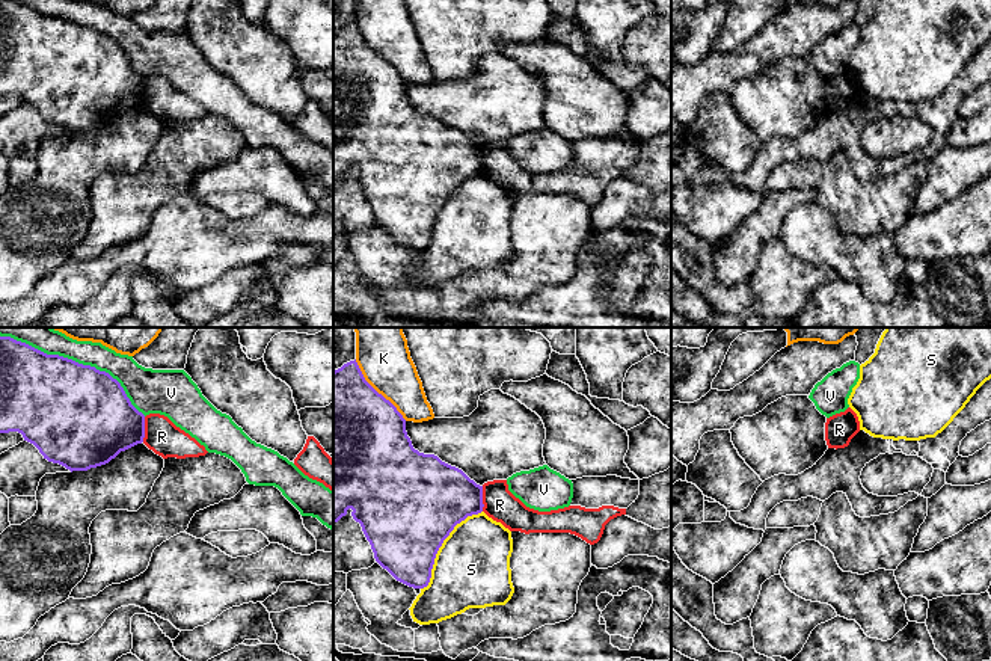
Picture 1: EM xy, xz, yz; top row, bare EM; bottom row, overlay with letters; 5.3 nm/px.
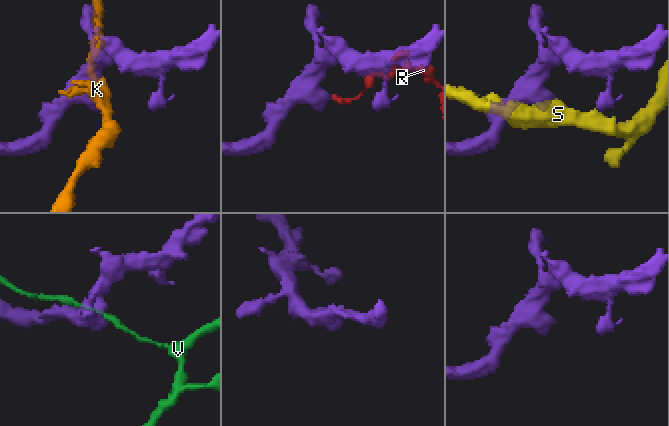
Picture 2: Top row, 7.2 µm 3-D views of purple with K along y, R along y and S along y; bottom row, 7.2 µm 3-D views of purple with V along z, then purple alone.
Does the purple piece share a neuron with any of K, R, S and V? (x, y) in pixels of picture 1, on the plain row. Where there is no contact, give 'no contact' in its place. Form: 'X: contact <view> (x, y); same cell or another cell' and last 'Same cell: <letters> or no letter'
K: contact xz (376, 53); another cell
R: contact xy (144, 91); another cell
S: contact xz (441, 207); another cell
V: contact xy (82, 26); another cell
Same cell: no letter

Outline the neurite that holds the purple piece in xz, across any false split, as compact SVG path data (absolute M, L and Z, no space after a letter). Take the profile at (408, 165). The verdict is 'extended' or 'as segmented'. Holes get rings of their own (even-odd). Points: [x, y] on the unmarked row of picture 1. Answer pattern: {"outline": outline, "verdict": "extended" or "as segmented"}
{"outline": "M356 21L333 33L333 186L351 171L351 178L361 186L376 223L397 243L424 251L430 244L434 220L443 202L457 186L481 175L483 169L483 148L437 118L413 110L406 94L406 81L365 42Z", "verdict": "as segmented"}

